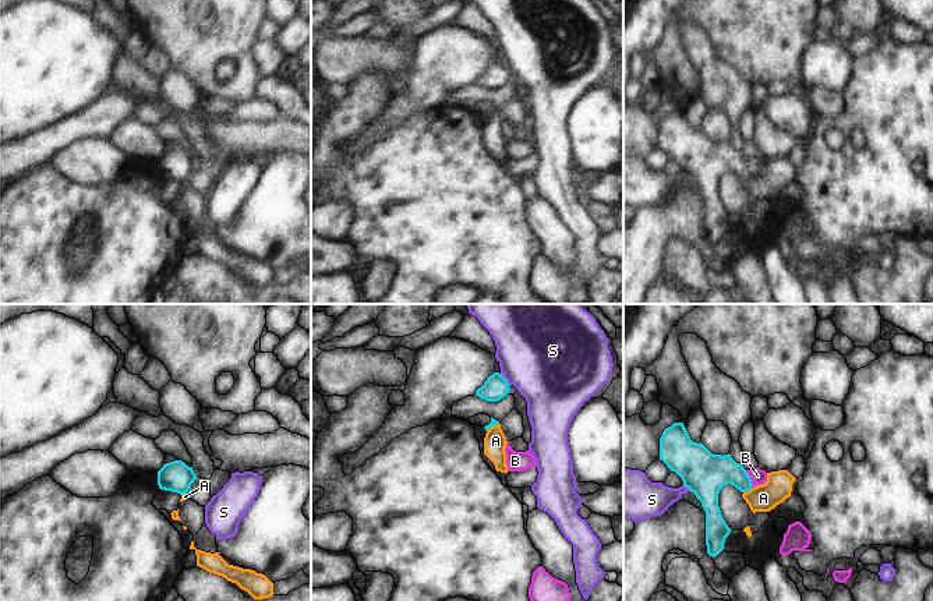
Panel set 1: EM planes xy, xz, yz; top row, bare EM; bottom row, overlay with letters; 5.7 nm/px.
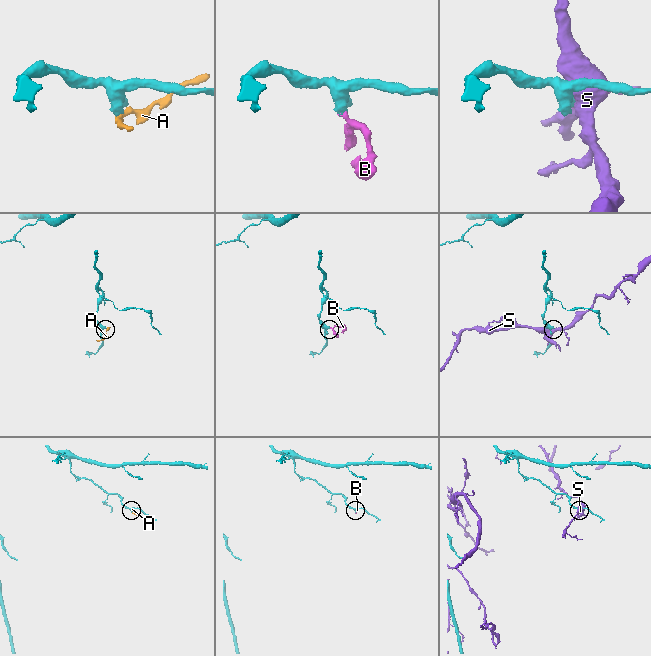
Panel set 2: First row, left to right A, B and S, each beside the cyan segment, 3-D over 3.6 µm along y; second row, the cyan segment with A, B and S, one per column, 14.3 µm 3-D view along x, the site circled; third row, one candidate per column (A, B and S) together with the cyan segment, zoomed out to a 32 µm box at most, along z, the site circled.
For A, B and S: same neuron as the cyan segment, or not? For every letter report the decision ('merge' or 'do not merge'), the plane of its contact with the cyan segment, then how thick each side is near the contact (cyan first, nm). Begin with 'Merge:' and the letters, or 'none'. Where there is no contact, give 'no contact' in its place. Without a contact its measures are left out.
Merge: B
A: do not merge | yz | 220/160 nm
B: merge | yz | 240/90 nm
S: do not merge | xz | 140/480 nm

